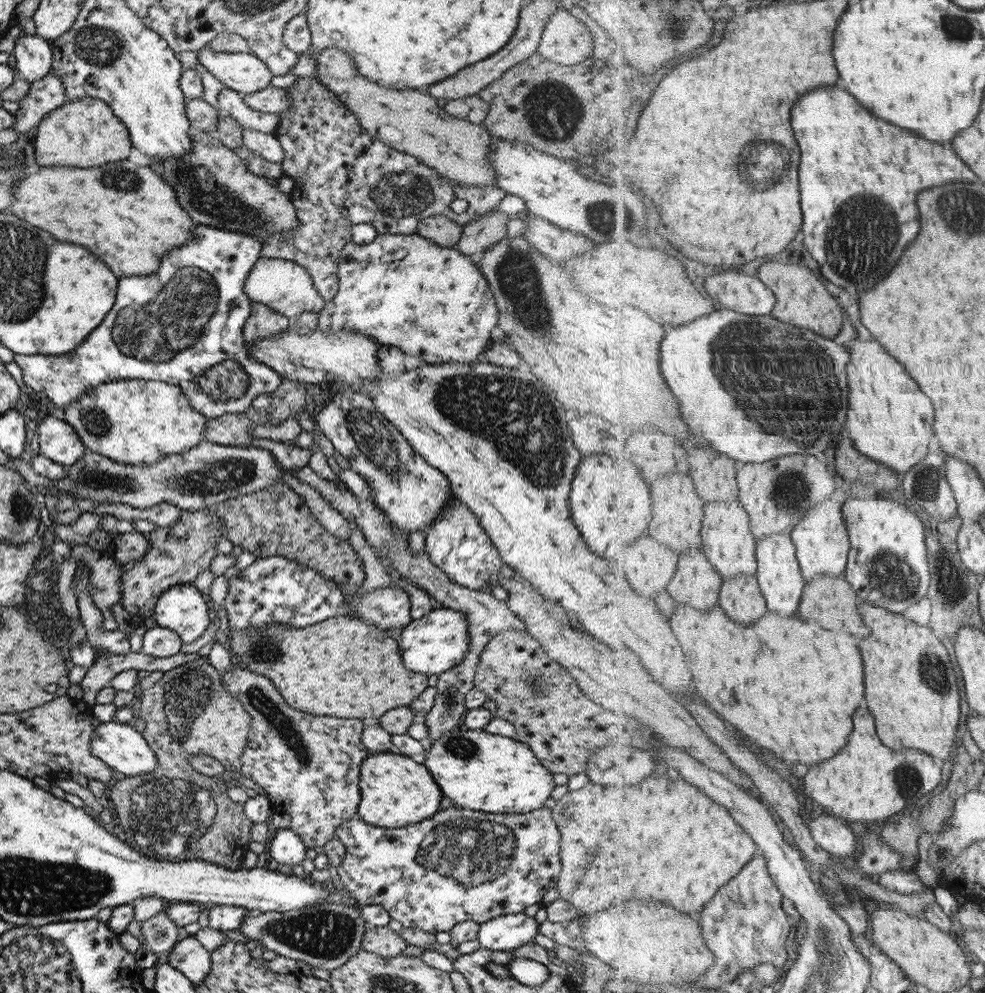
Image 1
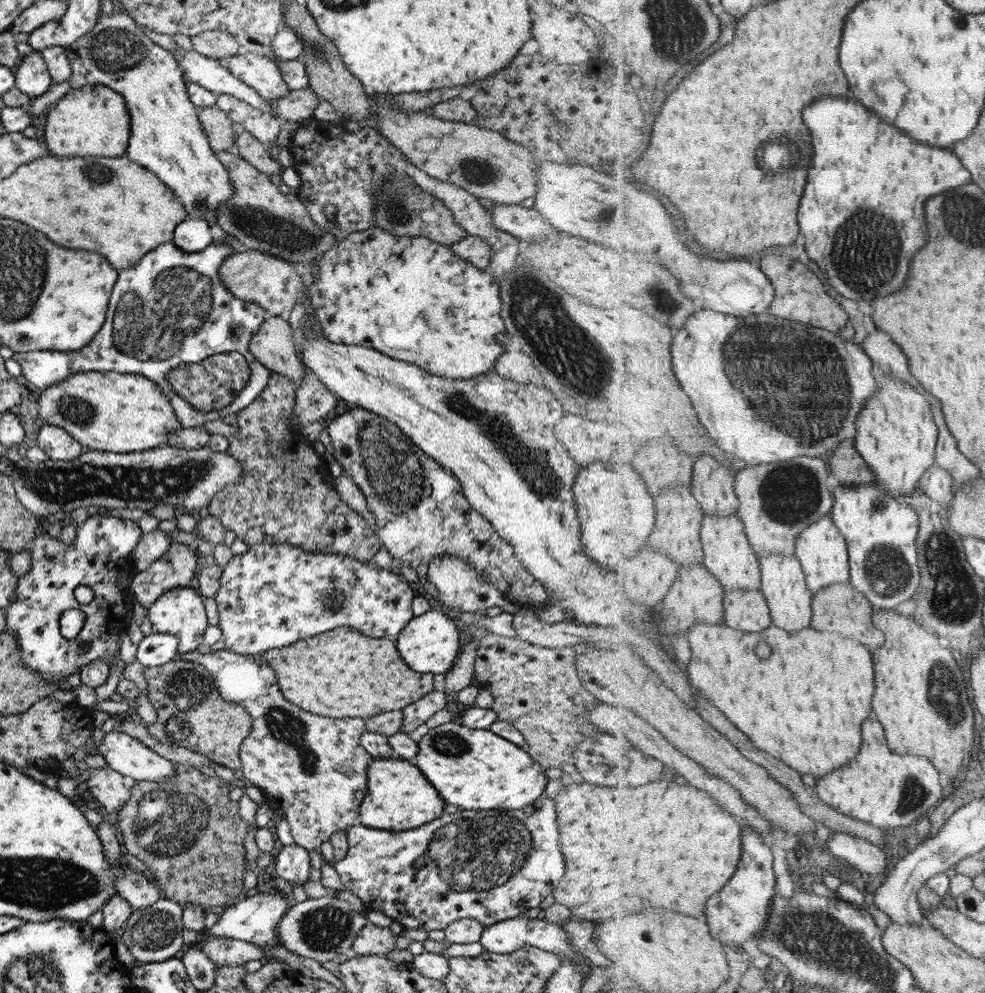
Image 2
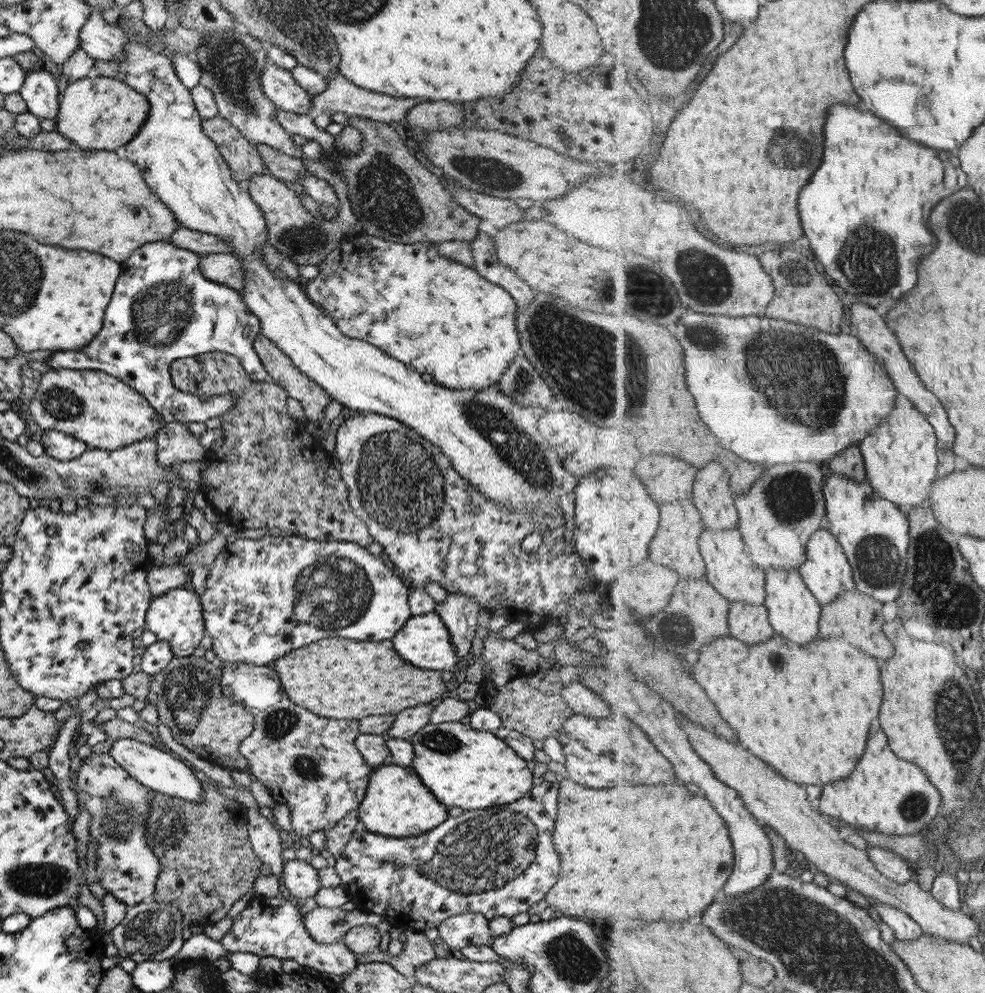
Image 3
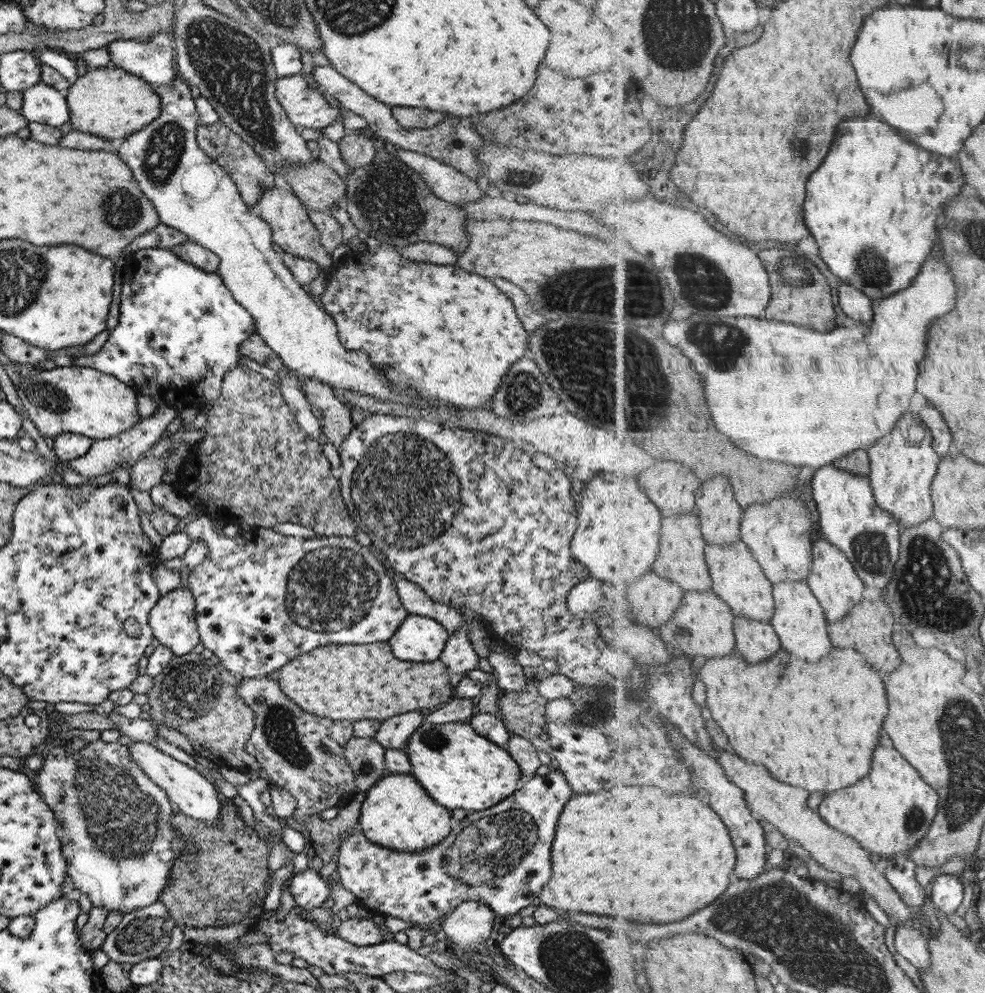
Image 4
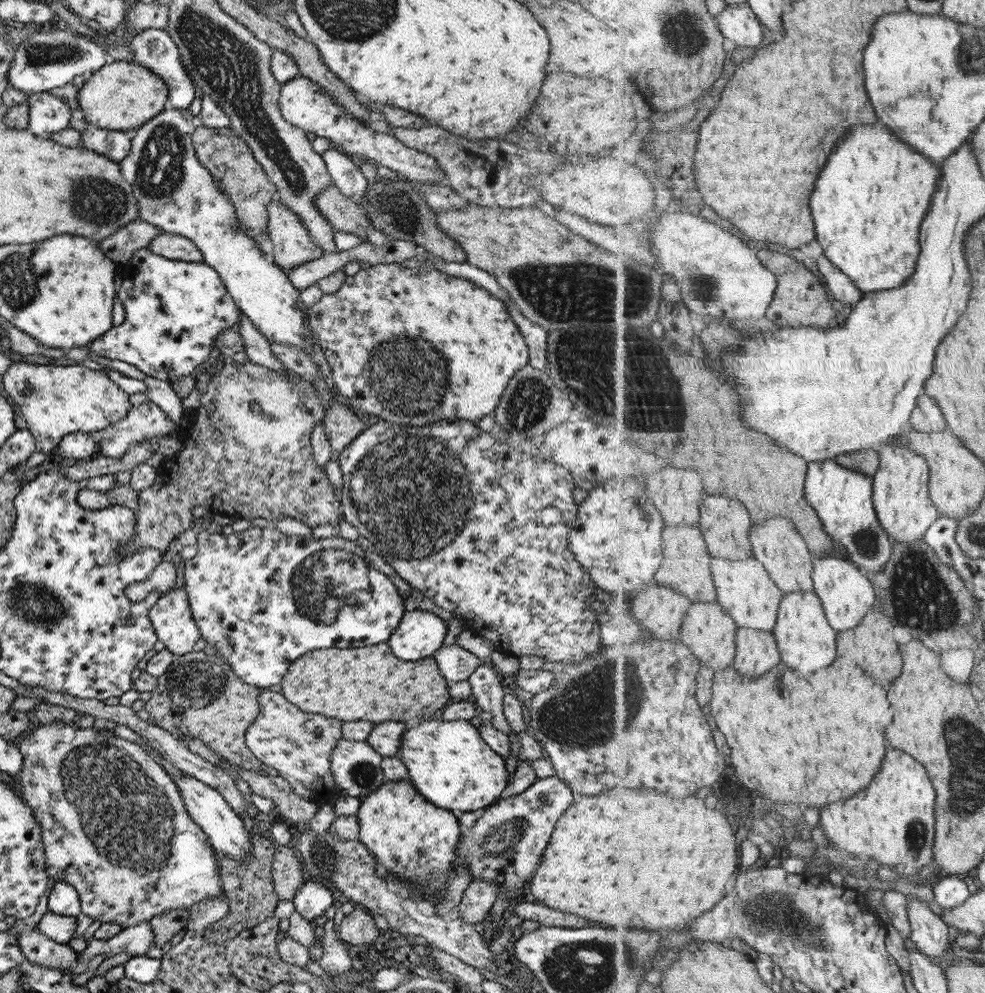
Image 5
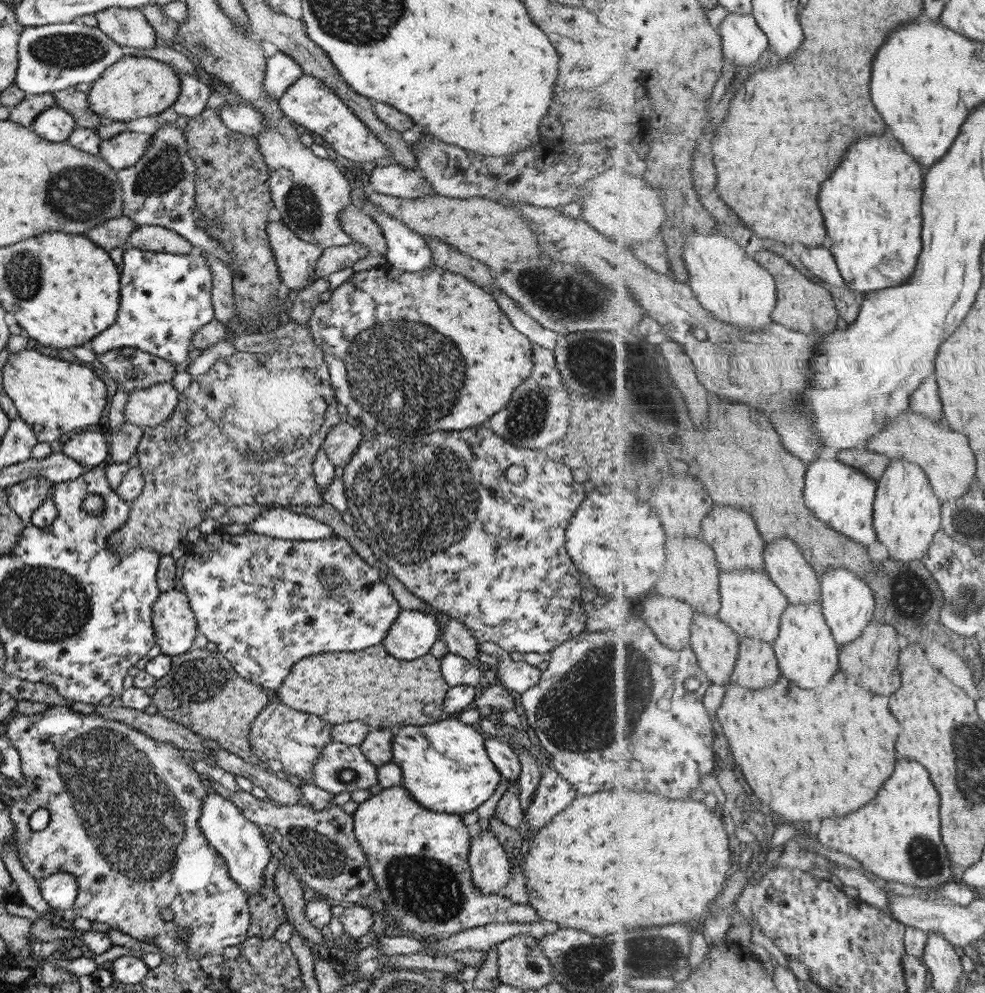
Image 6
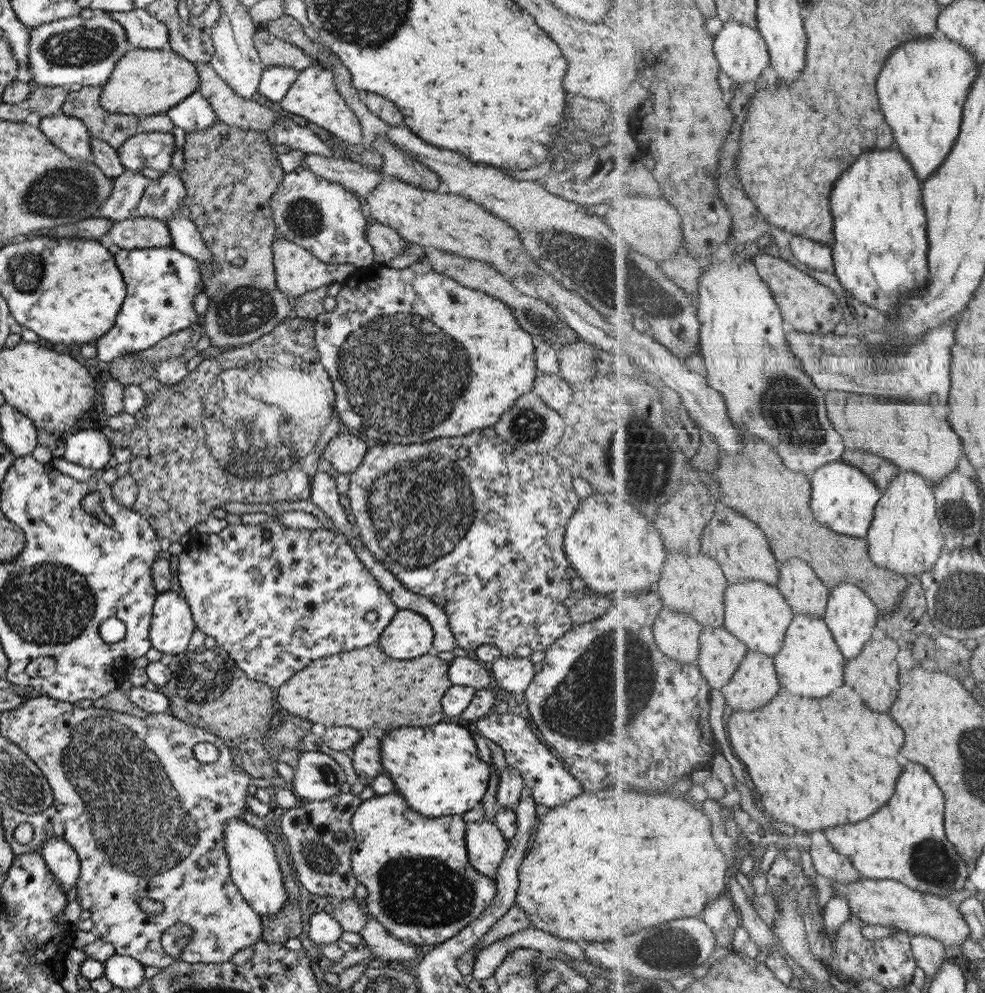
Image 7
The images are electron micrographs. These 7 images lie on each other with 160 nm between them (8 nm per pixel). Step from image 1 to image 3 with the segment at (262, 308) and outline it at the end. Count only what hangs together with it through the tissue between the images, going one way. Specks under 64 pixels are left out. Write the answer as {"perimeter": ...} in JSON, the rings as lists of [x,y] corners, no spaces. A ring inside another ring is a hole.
{"perimeter":[[[257,333],[252,343],[268,380],[281,387],[289,398],[301,404],[308,422],[320,422],[323,408],[331,400],[330,396],[307,376],[294,368],[289,358],[275,346],[263,333]]]}

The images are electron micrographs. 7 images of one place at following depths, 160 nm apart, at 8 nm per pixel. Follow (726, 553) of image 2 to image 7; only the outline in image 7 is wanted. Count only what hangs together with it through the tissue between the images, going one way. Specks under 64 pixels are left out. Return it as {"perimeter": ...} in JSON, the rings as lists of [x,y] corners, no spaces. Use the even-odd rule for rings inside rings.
{"perimeter":[[[757,579],[729,584],[725,602],[727,604],[724,627],[746,642],[749,650],[774,657],[782,649],[787,629],[793,624],[795,614],[778,586]]]}

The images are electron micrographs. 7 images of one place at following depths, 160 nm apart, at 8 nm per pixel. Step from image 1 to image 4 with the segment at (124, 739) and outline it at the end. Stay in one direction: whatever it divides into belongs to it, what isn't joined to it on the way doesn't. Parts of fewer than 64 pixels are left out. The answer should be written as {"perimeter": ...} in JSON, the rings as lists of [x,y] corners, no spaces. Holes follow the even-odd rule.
{"perimeter":[[[133,741],[128,745],[128,753],[132,761],[154,782],[167,797],[175,810],[181,814],[197,819],[207,826],[219,826],[218,814],[223,810],[221,796],[212,781],[201,775],[199,771],[159,752],[151,743]]]}

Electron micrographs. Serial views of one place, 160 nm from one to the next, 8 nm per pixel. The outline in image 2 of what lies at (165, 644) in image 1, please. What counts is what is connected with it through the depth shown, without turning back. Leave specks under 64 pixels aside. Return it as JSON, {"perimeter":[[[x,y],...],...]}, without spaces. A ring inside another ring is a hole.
{"perimeter":[[[152,632],[138,642],[134,657],[144,667],[161,666],[175,659],[177,647],[176,636]]]}

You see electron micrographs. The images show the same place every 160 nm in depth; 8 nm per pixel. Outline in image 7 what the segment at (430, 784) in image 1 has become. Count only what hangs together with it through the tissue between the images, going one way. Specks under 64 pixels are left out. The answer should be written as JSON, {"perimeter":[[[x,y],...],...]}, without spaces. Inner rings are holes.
{"perimeter":[[[397,794],[374,795],[359,803],[350,818],[353,845],[349,866],[356,881],[367,892],[363,900],[370,914],[387,934],[425,949],[455,936],[464,926],[475,920],[489,907],[495,897],[494,880],[475,871],[465,850],[465,825],[459,815],[427,818],[417,814]]]}

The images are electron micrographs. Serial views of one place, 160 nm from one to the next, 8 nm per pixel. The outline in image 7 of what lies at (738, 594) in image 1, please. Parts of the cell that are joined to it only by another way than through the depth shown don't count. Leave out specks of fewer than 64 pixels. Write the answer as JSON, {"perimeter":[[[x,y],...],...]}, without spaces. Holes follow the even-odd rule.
{"perimeter":[[[749,650],[731,682],[722,688],[729,711],[754,711],[781,690],[774,657]]]}

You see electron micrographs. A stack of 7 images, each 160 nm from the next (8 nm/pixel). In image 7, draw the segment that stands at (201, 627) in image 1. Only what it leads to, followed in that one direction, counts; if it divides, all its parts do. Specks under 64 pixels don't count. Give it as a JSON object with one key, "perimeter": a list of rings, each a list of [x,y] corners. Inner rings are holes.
{"perimeter":[[[170,590],[158,593],[150,613],[151,619],[148,637],[150,638],[151,648],[155,648],[155,650],[161,652],[164,657],[183,652],[190,642],[191,632],[195,630],[185,599]]]}

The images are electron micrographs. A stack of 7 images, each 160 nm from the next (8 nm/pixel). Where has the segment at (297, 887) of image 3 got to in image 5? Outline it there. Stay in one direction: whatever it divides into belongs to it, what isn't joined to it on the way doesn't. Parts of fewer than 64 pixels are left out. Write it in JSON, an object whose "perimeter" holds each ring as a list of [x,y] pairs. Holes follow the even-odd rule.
{"perimeter":[[[307,878],[297,888],[293,896],[293,907],[305,920],[313,922],[317,916],[321,916],[326,908],[335,904],[331,898],[331,892],[321,884],[315,884]]]}

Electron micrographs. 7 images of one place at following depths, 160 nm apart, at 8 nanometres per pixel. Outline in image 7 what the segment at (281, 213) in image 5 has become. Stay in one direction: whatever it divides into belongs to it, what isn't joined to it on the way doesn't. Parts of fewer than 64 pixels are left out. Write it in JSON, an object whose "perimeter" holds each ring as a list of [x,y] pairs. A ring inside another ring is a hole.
{"perimeter":[[[281,236],[273,239],[270,249],[277,288],[283,294],[289,296],[290,299],[295,299],[305,294],[305,292],[315,290],[320,286],[326,286],[334,282],[341,283],[347,276],[358,269],[351,264],[334,265],[321,262],[318,258],[315,258],[314,254],[305,250],[302,246],[289,242]]]}

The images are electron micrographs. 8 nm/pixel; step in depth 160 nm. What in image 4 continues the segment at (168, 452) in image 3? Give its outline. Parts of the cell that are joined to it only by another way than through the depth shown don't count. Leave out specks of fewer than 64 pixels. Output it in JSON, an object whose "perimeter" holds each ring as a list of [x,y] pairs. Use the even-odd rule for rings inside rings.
{"perimeter":[[[165,455],[139,458],[129,470],[128,487],[141,492],[149,492],[153,486],[161,483],[161,476],[165,470],[165,459]]]}

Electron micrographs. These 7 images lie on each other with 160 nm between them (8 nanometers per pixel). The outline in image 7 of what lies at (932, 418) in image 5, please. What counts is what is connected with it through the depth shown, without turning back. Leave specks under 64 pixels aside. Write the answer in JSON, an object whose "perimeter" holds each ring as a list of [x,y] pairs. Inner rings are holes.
{"perimeter":[[[948,320],[938,328],[932,328],[926,336],[918,338],[915,343],[906,338],[901,347],[885,347],[877,344],[875,340],[867,337],[850,335],[835,335],[829,333],[823,336],[820,333],[806,333],[791,331],[786,334],[787,341],[791,345],[793,355],[801,361],[801,369],[811,377],[813,382],[823,391],[845,390],[847,392],[869,393],[883,397],[893,398],[893,402],[908,402],[925,404],[929,406],[945,406],[949,400],[951,390],[951,350],[955,342],[955,322]]]}

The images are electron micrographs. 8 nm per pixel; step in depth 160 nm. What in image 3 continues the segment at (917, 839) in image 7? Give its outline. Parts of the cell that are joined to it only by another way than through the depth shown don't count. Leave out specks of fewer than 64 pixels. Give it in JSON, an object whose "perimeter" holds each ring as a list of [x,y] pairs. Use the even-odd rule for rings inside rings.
{"perimeter":[[[875,720],[867,754],[861,758],[855,774],[825,785],[820,795],[819,811],[823,816],[839,819],[854,830],[909,836],[923,833],[933,824],[943,807],[942,793],[930,776],[916,762],[899,758],[891,752],[889,740]]]}

